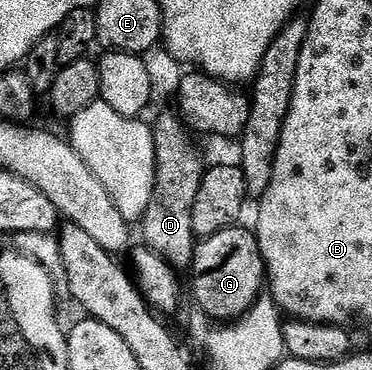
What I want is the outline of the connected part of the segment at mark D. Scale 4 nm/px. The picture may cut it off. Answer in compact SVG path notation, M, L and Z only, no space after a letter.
M178 112L163 113L153 122L155 137L155 186L149 207L143 213L143 237L146 248L152 249L177 271L187 271L195 260L197 238L193 231L193 203L201 191L205 172L203 157L195 146L192 130L183 124Z

